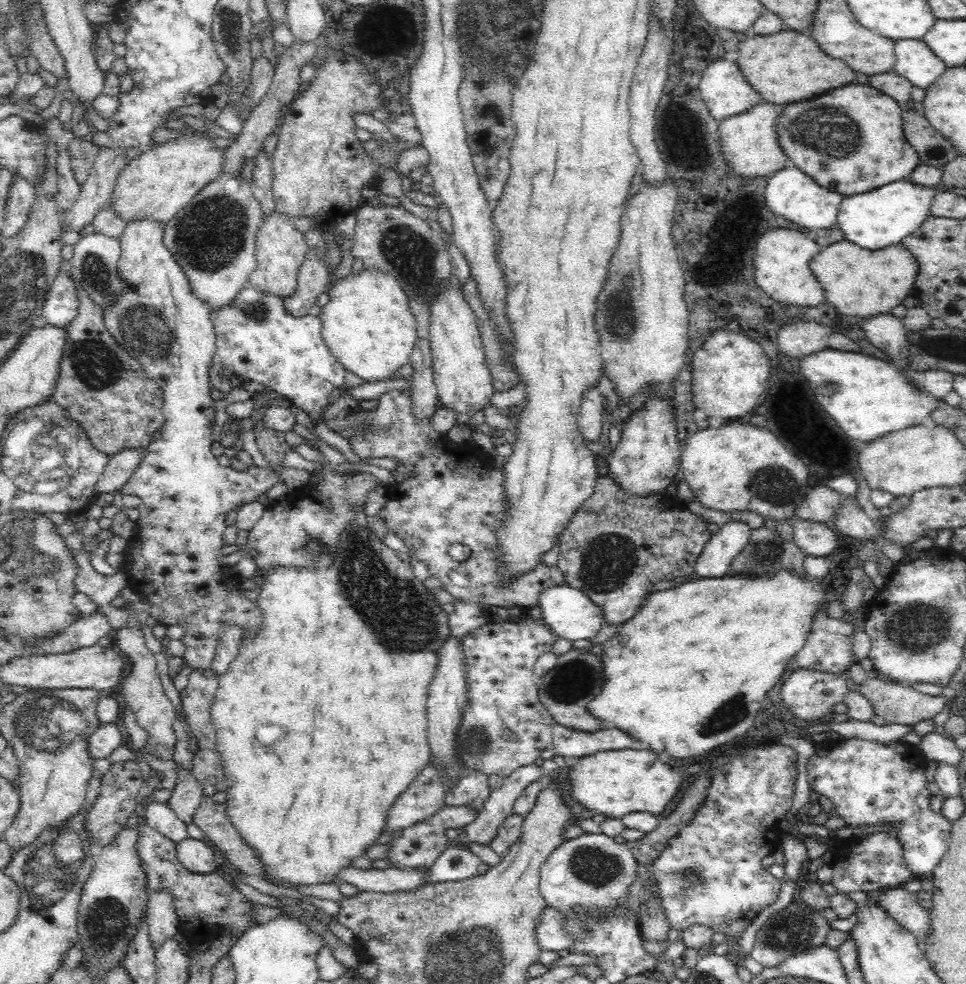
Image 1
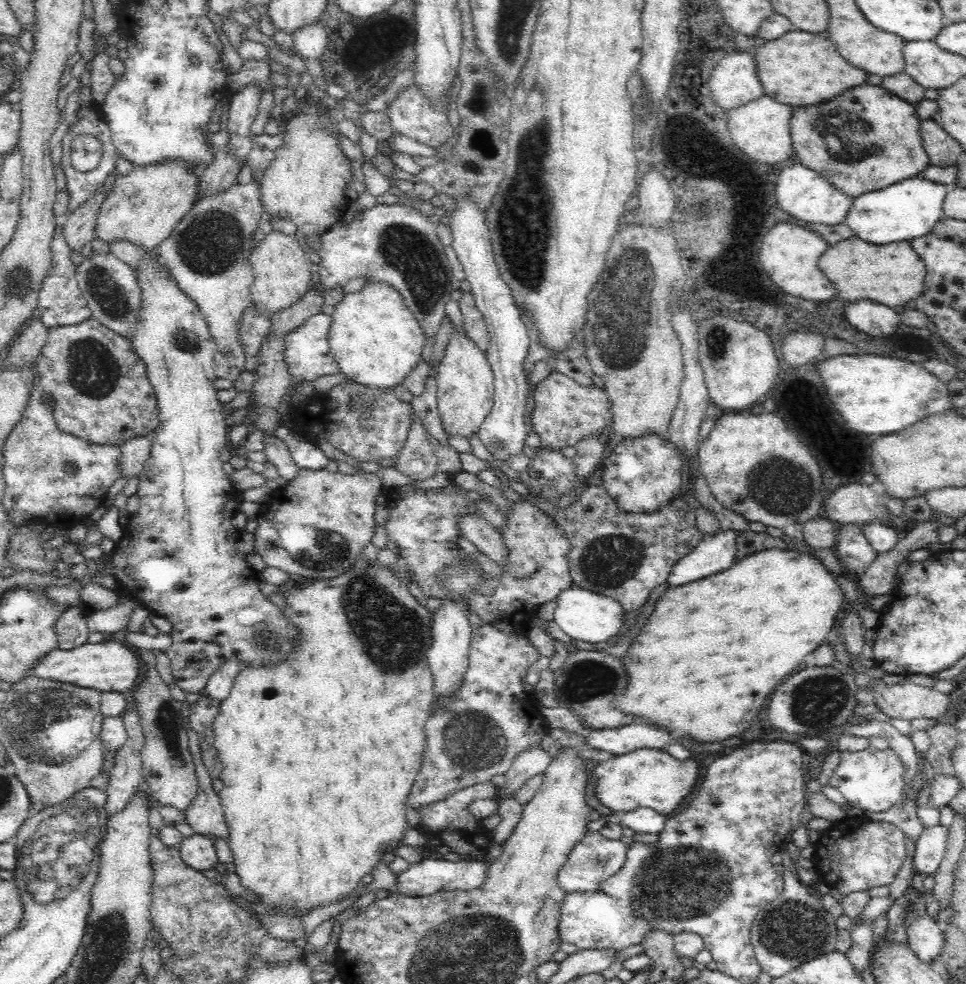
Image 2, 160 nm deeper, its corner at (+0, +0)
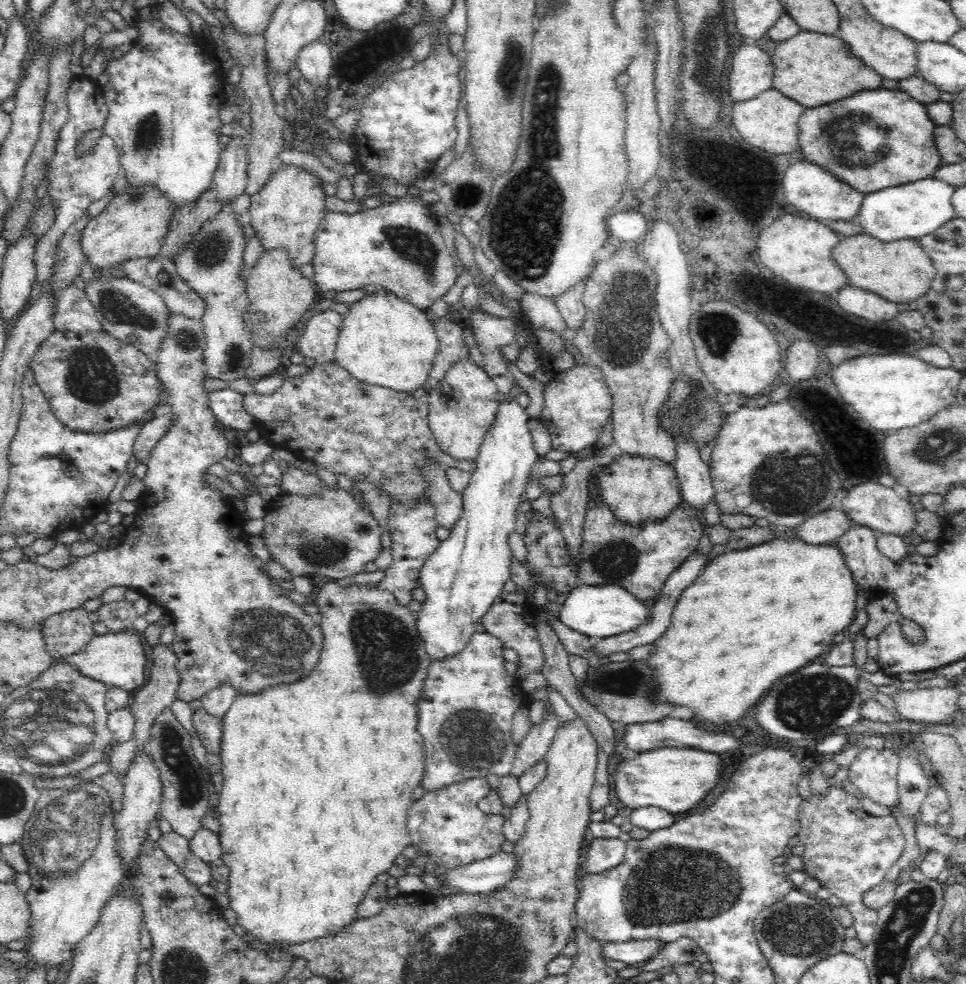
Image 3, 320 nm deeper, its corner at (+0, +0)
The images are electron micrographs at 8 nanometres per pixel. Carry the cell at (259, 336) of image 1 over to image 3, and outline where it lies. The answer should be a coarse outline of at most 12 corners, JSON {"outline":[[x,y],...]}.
{"outline":[[316,314],[298,350],[316,362],[333,362],[343,315]]}

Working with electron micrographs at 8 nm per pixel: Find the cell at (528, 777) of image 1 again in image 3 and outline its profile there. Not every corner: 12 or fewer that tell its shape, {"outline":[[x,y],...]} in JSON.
{"outline":[[544,704],[515,752],[511,770],[522,776],[544,758],[559,724]]}

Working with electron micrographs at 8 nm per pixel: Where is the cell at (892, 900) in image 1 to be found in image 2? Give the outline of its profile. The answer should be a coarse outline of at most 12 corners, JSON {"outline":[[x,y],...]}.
{"outline":[[930,916],[908,925],[911,952],[934,966],[942,930]]}

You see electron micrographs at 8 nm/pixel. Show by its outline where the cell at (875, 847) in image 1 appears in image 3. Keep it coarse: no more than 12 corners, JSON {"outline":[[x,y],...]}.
{"outline":[[828,780],[798,806],[802,872],[854,918],[864,948],[878,911],[864,894],[905,850]]}

